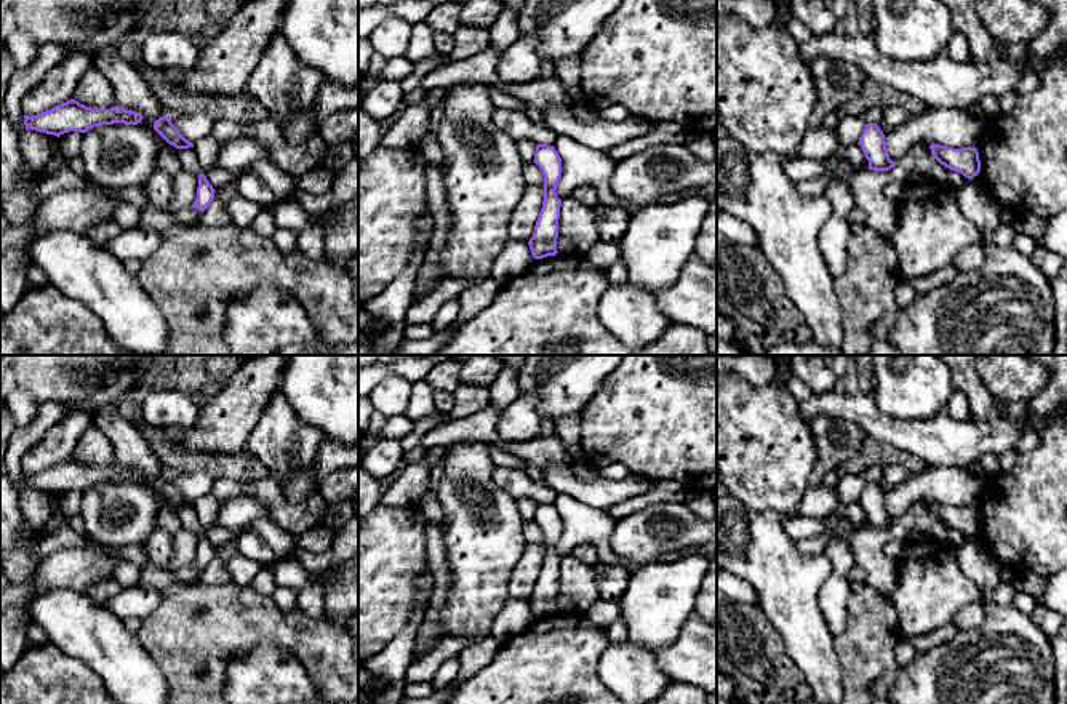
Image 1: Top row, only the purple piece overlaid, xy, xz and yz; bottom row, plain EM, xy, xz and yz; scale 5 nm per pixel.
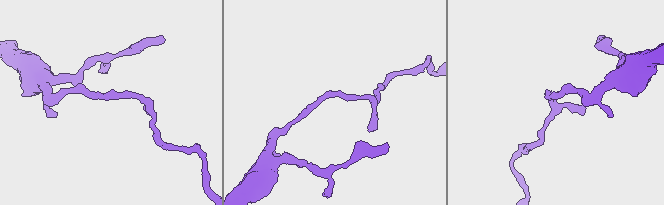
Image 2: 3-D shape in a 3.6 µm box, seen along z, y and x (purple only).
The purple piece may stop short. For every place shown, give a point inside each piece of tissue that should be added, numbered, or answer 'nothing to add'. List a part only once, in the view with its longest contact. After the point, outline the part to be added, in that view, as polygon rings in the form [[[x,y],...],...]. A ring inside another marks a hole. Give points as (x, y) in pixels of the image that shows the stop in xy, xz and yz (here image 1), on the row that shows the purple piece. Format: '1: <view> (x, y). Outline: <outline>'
nothing to add

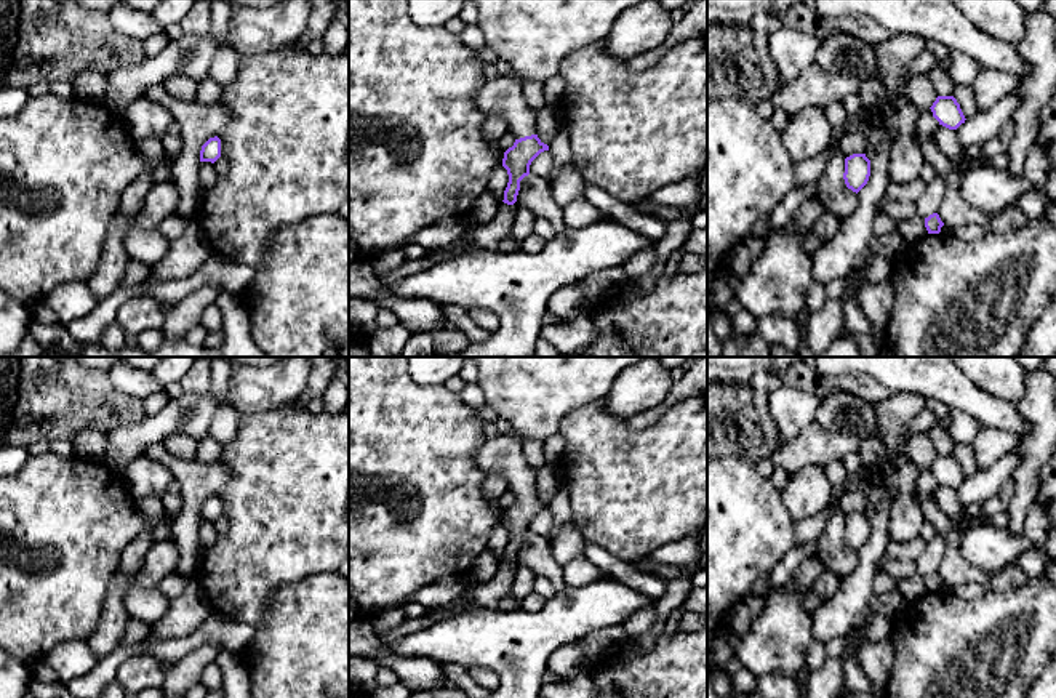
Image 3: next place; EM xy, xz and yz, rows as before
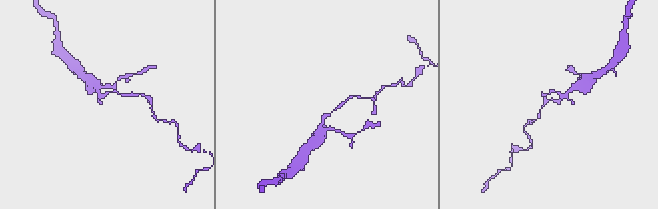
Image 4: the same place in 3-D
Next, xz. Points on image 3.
1: xz (503, 96). Outline: [[[501,75],[485,80],[474,102],[486,115],[504,118],[515,139],[536,134],[536,112],[528,106],[518,77]]]

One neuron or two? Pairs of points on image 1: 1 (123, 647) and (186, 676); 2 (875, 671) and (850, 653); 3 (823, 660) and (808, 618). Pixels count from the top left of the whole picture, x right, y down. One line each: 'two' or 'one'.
1: two
2: one
3: one

